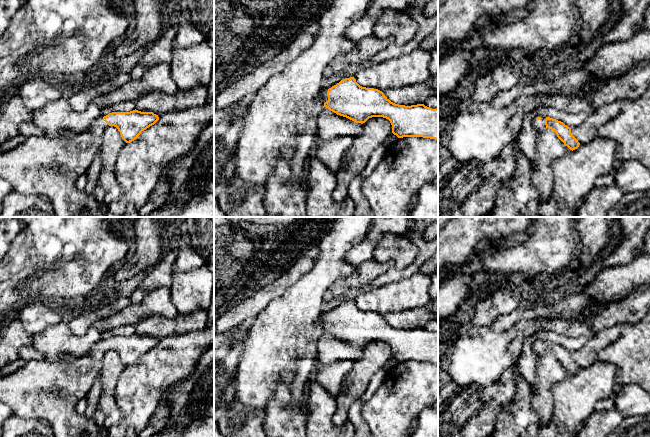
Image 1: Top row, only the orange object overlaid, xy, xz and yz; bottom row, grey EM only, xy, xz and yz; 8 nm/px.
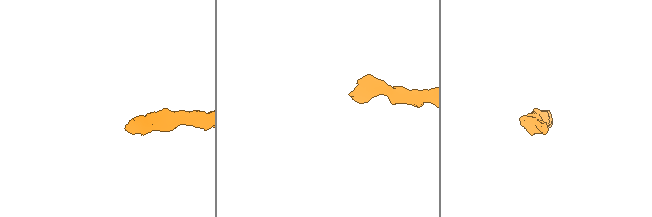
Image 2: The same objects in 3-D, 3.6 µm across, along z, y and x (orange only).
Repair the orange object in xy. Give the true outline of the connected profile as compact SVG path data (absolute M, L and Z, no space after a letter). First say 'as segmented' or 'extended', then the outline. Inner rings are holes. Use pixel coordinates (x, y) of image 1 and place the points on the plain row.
extended | M135 333L101 339L93 344L89 354L83 357L62 359L58 362L47 359L29 360L22 369L0 378L0 402L8 405L13 415L45 419L55 437L103 437L100 427L92 419L76 411L77 402L87 396L97 372L102 368L102 356L108 350L114 350L122 363L130 367L158 344L158 339L153 336Z

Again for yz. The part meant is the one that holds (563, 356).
extended | M537 340L533 343L532 348L535 355L544 352L549 352L554 355L564 369L572 375L577 373L580 369L578 364L572 359L571 352L561 345L546 340Z

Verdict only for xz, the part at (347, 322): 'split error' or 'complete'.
split error

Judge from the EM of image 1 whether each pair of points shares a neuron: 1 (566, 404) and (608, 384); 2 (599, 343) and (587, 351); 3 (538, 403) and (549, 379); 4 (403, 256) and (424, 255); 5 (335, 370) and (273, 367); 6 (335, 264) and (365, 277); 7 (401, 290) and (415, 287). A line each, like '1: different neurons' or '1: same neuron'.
1: same neuron
2: same neuron
3: same neuron
4: different neurons
5: different neurons
6: different neurons
7: same neuron

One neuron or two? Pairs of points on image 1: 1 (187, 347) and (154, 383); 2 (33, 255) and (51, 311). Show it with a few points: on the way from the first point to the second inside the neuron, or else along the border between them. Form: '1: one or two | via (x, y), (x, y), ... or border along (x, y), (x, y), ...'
1: one | via (178, 356), (160, 374)
2: two | border along (45, 300), (52, 302)

